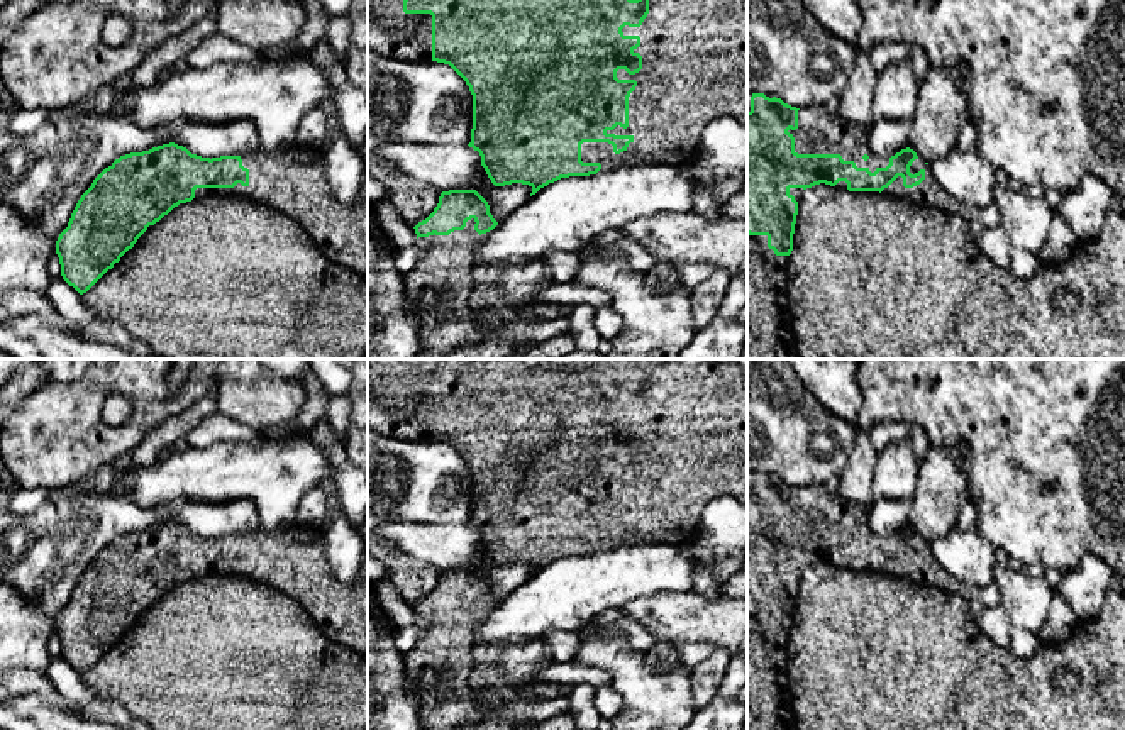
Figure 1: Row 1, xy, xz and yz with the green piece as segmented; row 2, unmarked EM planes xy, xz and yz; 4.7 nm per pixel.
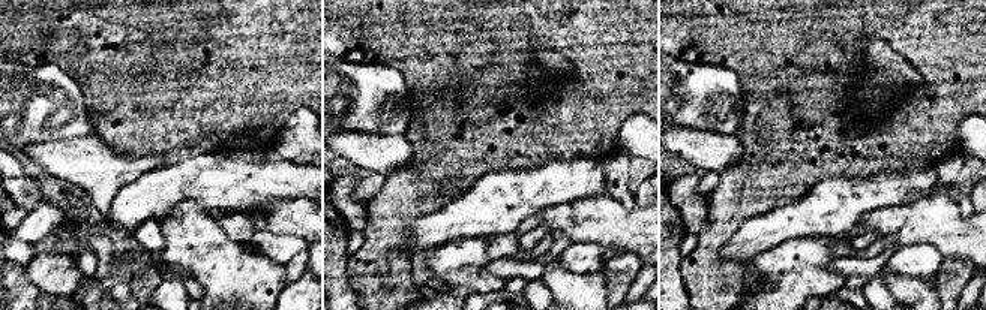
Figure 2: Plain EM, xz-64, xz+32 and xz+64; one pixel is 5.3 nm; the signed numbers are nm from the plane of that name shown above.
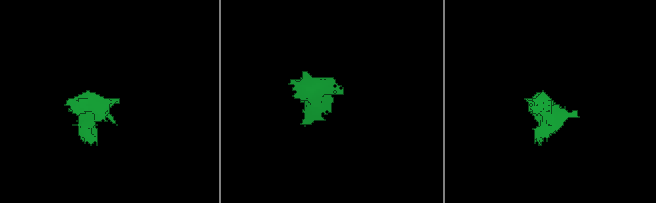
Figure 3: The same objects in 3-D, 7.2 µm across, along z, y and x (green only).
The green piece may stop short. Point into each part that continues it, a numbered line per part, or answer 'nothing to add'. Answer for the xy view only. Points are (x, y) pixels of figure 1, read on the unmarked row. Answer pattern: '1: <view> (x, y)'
1: xy (293, 559)

